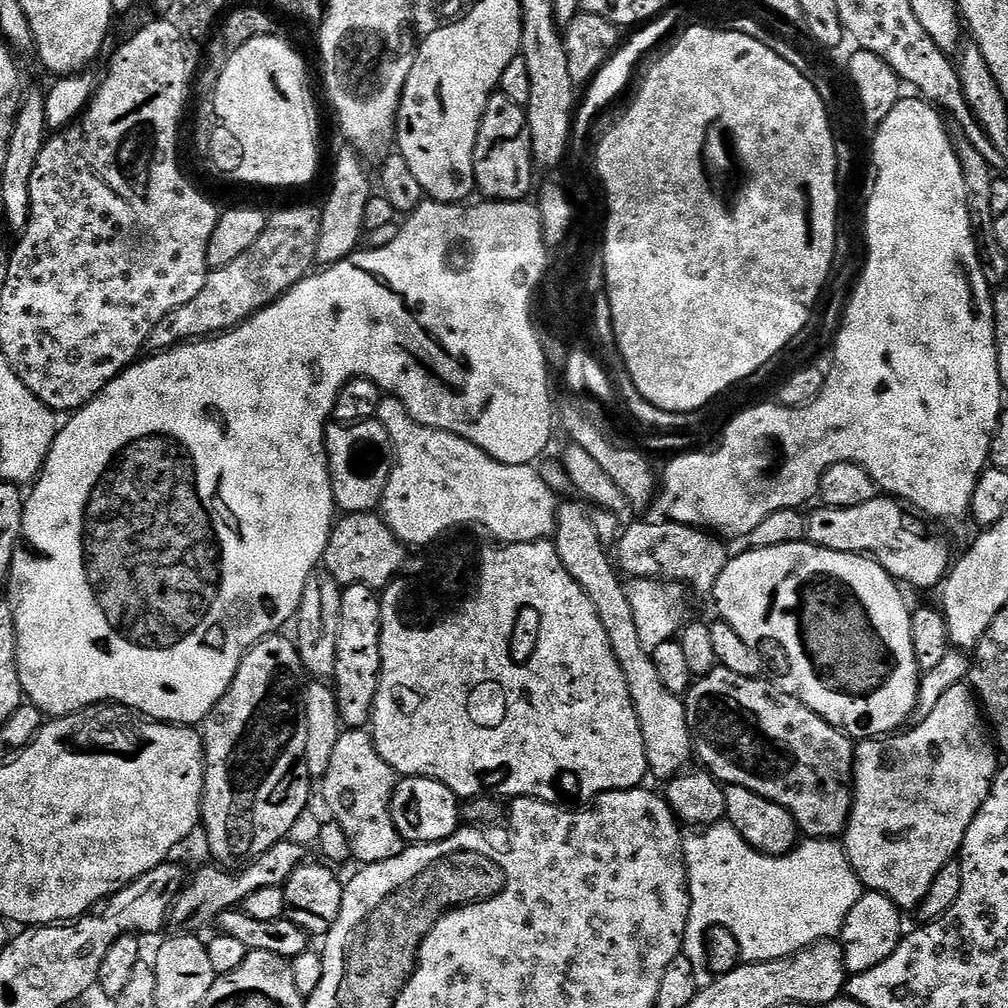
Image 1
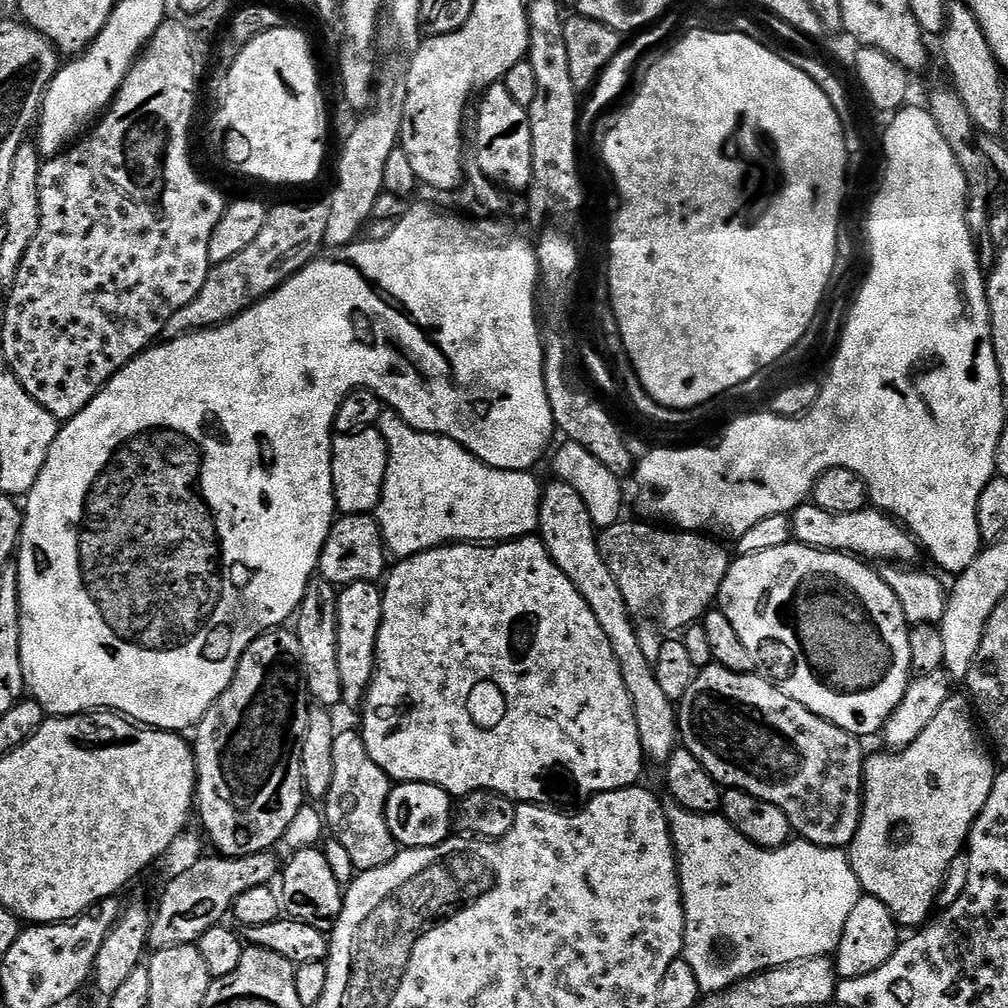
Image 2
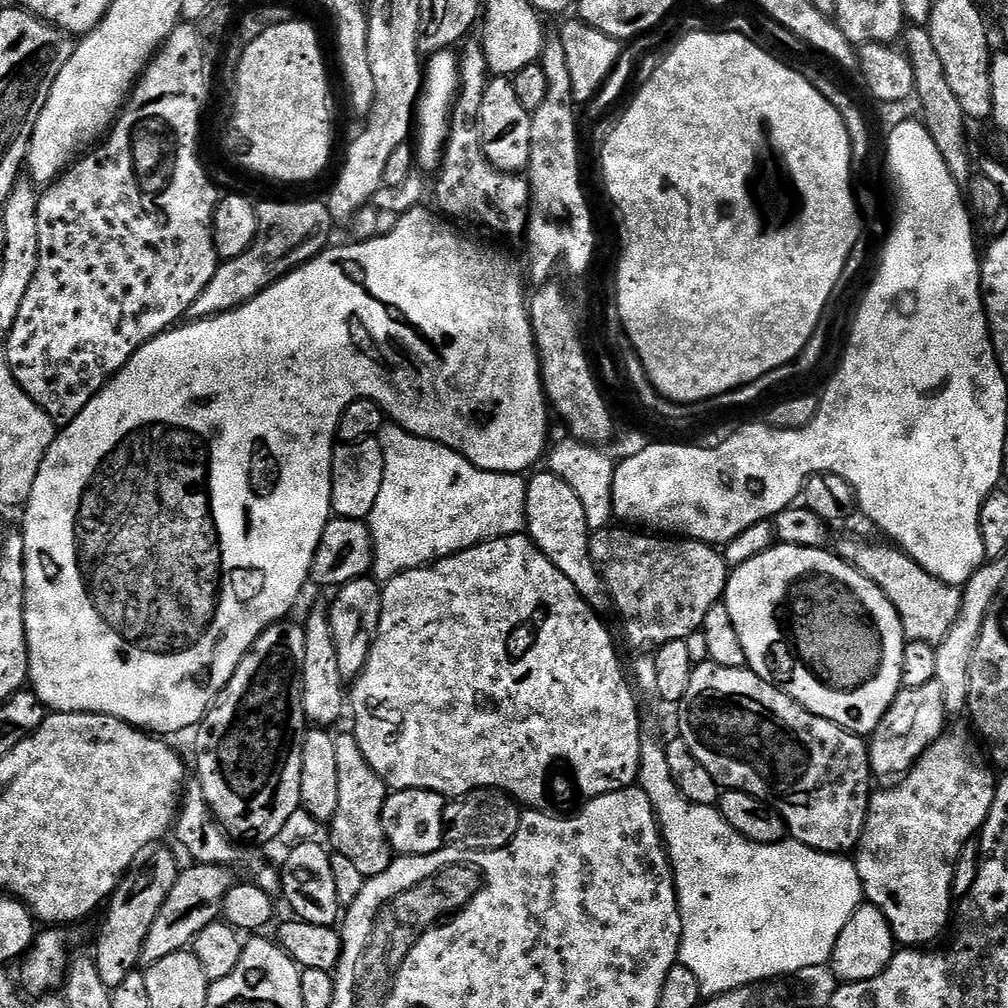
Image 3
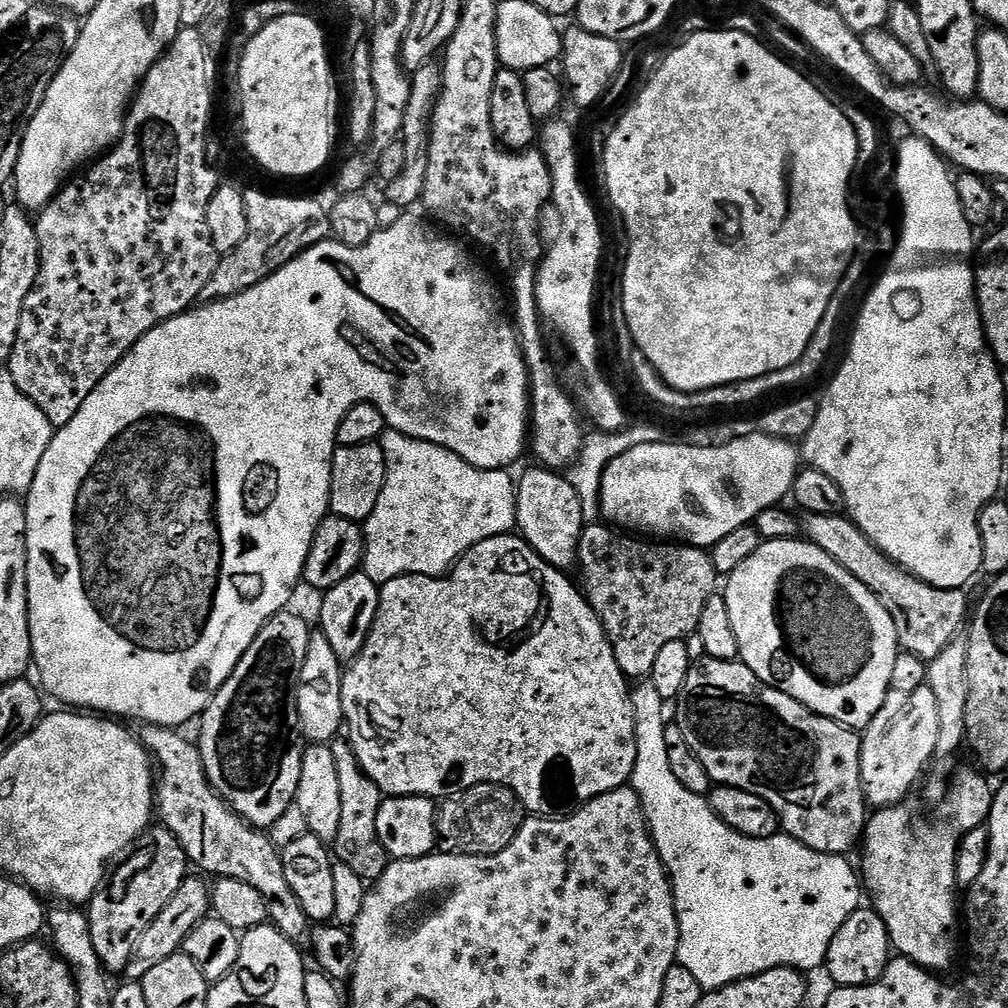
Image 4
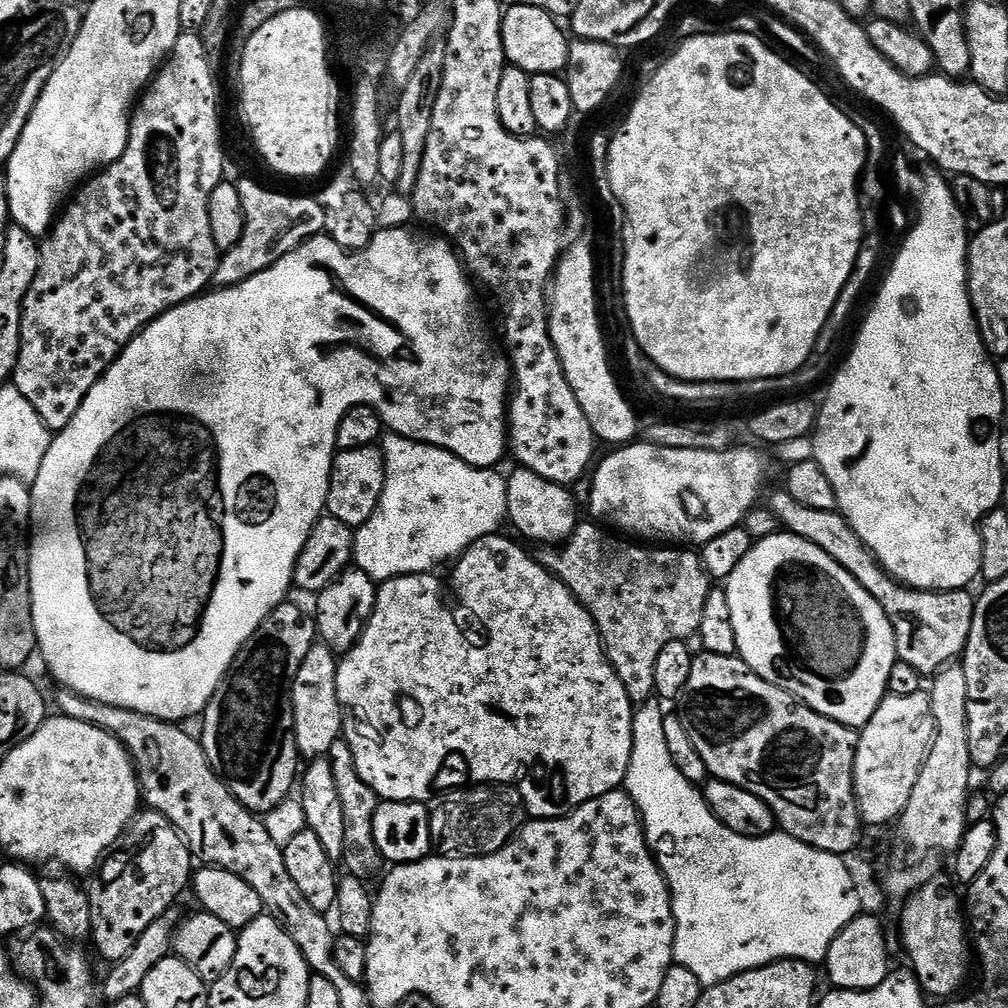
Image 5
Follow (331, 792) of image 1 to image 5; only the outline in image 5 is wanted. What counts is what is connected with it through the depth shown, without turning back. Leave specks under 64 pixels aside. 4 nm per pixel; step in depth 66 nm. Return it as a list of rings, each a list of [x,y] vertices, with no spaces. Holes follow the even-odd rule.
[[[343,738],[336,740],[326,758],[334,770],[334,782],[338,785],[338,798],[342,798],[342,811],[346,817],[343,871],[359,880],[372,882],[372,879],[376,875],[379,877],[386,868],[385,858],[378,850],[378,842],[374,842],[374,814],[382,801],[375,790],[366,786],[366,782],[362,782],[362,774],[358,774],[358,766],[354,766],[354,754],[347,740]]]

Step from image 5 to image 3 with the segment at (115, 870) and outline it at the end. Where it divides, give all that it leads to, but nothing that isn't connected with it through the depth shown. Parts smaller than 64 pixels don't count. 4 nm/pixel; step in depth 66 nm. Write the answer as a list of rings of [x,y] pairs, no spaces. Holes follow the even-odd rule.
[[[157,842],[143,848],[136,855],[136,863],[125,872],[106,901],[104,921],[96,936],[94,959],[102,982],[106,982],[110,989],[120,985],[126,979],[126,974],[137,971],[142,942],[146,942],[146,934],[150,934],[150,926],[154,926],[154,918],[158,918],[162,902],[166,902],[166,894],[174,890],[174,882],[180,877],[181,865],[176,865],[176,856],[166,845],[167,843]]]

